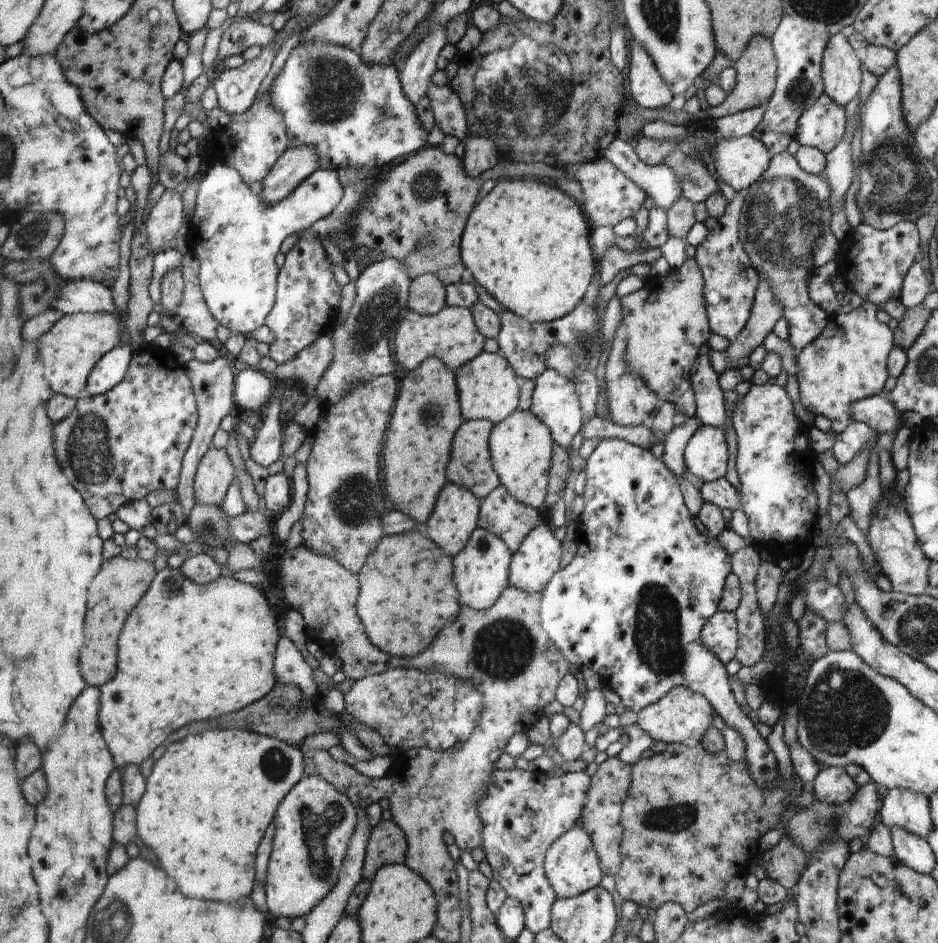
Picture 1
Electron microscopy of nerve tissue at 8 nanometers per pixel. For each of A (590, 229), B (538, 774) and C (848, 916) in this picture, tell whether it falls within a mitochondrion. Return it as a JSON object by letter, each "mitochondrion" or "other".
{"A":"other","B":"other","C":"other"}

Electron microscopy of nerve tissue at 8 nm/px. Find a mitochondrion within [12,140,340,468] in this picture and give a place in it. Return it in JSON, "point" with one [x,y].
{"point":[35,232]}

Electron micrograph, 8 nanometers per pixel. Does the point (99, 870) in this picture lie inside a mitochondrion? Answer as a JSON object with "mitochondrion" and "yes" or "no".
{"mitochondrion":"no"}

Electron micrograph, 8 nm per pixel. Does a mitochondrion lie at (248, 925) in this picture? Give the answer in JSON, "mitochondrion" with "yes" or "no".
{"mitochondrion":"no"}

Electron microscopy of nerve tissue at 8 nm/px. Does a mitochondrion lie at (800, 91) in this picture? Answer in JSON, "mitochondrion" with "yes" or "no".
{"mitochondrion":"yes"}

